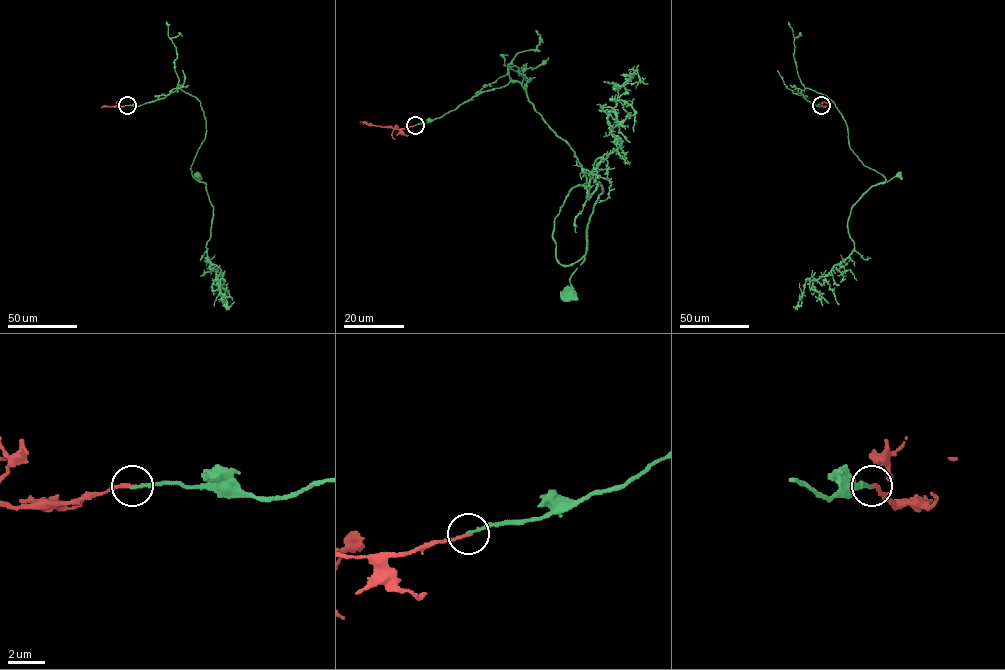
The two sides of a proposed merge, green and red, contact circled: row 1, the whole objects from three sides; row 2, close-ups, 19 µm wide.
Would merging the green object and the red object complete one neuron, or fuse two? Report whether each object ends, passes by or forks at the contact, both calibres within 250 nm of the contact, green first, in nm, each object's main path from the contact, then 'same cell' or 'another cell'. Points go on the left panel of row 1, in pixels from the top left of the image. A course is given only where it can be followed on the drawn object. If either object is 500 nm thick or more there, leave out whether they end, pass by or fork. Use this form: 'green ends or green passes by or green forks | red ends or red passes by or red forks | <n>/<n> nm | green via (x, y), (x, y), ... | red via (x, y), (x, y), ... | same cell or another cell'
green ends | red ends | 140/180 nm | green via (127, 105), (163, 98), (178, 88), (197, 99), (206, 132), (190, 169), (192, 176), (205, 183), (197, 175) | red via (127, 105), (101, 107) | same cell

